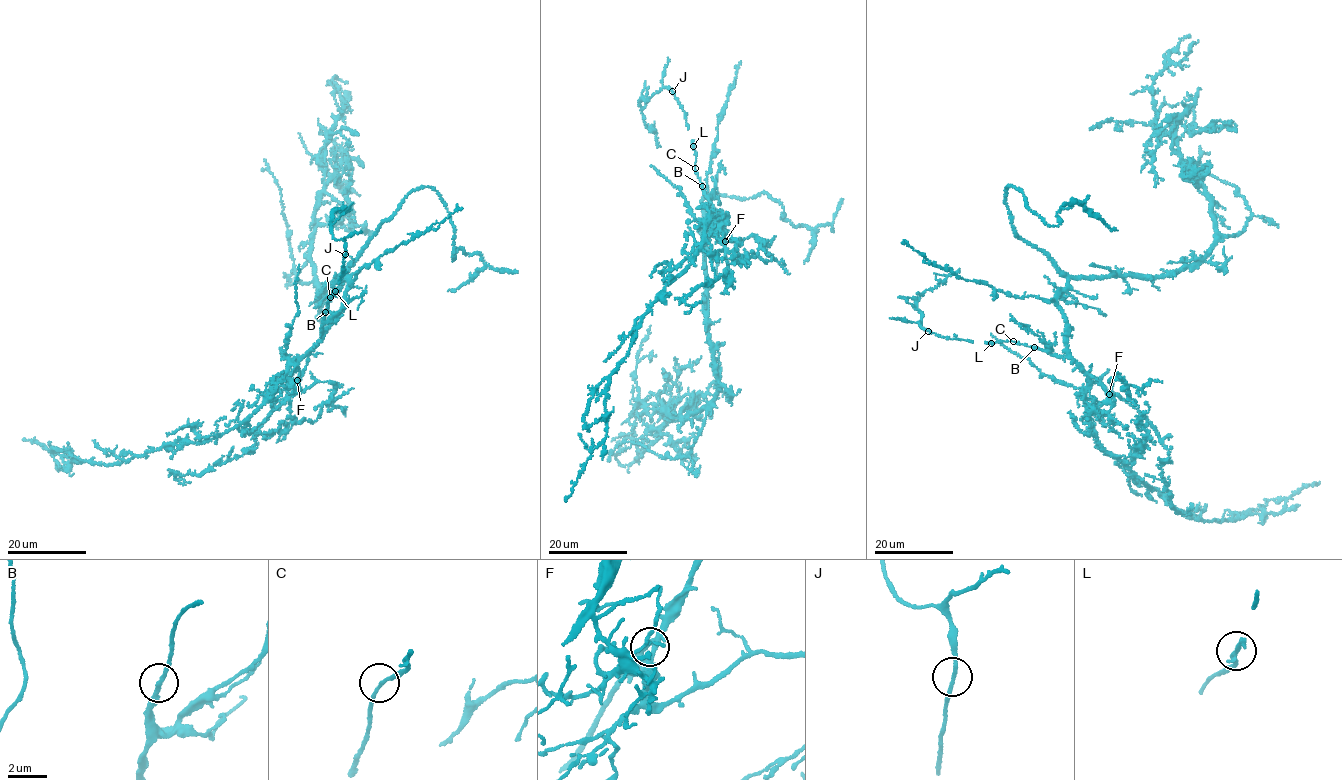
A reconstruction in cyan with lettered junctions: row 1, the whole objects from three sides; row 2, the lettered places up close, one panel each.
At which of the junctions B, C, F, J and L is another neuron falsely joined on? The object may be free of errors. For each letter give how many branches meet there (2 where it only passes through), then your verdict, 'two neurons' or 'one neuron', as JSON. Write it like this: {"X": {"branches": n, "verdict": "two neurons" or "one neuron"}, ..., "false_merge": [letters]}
{"B": {"branches": 2, "verdict": "one neuron"}, "C": {"branches": 2, "verdict": "one neuron"}, "F": {"branches": 3, "verdict": "one neuron"}, "J": {"branches": 2, "verdict": "one neuron"}, "L": {"branches": 2, "verdict": "one neuron"}, "false_merge": []}

